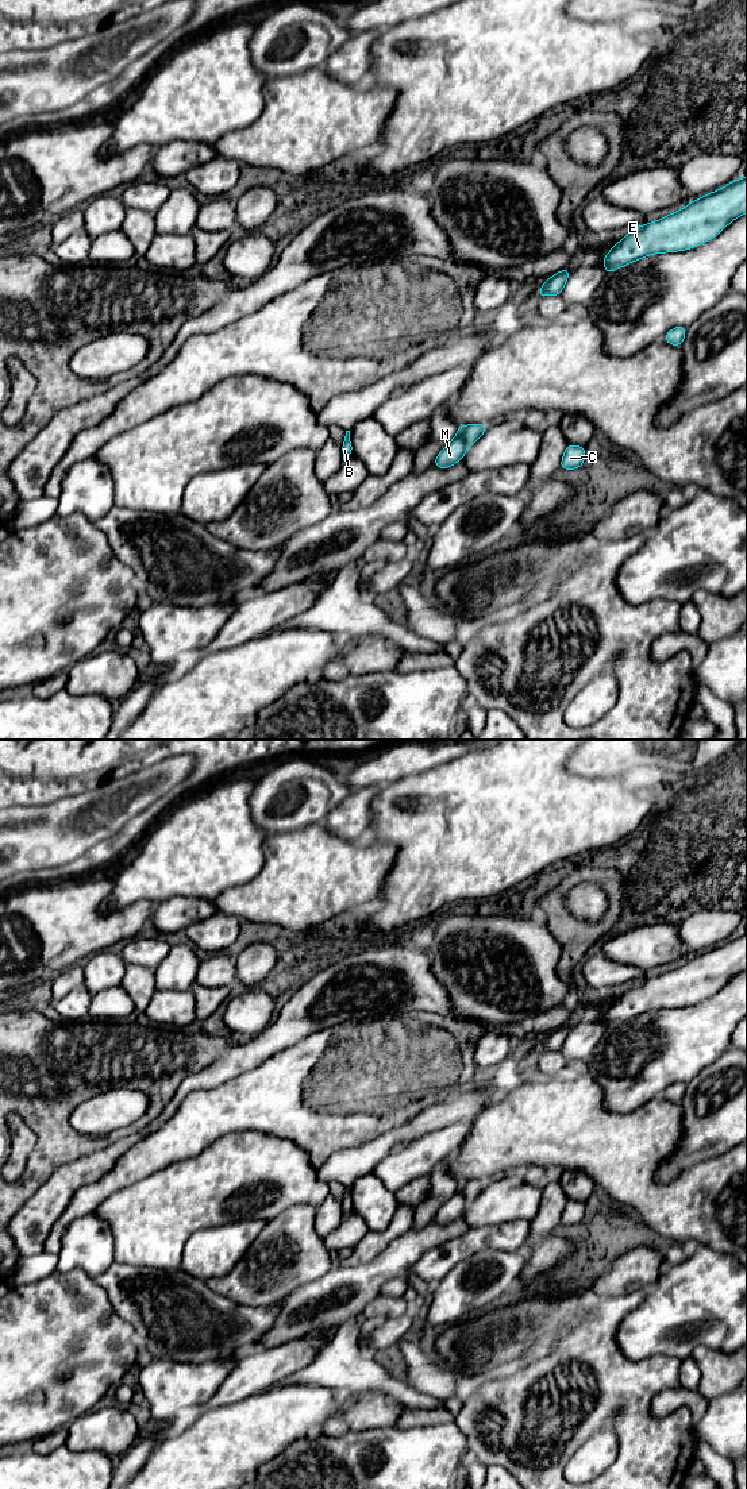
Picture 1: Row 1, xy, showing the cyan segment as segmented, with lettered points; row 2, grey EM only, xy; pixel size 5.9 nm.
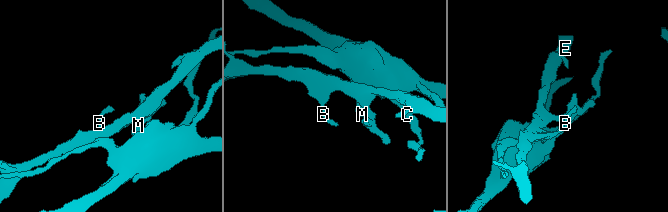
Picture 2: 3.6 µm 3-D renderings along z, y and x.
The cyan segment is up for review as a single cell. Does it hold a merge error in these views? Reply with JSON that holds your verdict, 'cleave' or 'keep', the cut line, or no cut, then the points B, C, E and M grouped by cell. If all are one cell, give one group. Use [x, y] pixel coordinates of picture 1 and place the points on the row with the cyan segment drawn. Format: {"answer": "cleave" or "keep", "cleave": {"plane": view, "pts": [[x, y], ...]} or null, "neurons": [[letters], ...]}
{"answer": "cleave", "cleave": {"plane": "xy", "pts": [[468, 425], [462, 432], [466, 447]]}, "neurons": [["B", "E"], ["C", "M"]]}

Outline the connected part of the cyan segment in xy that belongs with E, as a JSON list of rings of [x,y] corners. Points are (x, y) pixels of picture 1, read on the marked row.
[[[747,175],[689,202],[685,208],[635,227],[604,256],[607,274],[654,254],[692,250],[747,213]]]

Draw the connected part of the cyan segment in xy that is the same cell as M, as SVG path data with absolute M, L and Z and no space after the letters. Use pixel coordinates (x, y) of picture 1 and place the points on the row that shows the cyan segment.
M458 425L458 432L454 439L438 454L434 464L439 468L448 468L463 459L466 452L466 444L463 440L463 429L467 425Z

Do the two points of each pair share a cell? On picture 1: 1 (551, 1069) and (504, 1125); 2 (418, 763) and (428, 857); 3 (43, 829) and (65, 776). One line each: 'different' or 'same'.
1: different
2: different
3: different

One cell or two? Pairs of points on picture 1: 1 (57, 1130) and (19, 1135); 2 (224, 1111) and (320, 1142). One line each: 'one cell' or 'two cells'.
1: two cells
2: one cell

